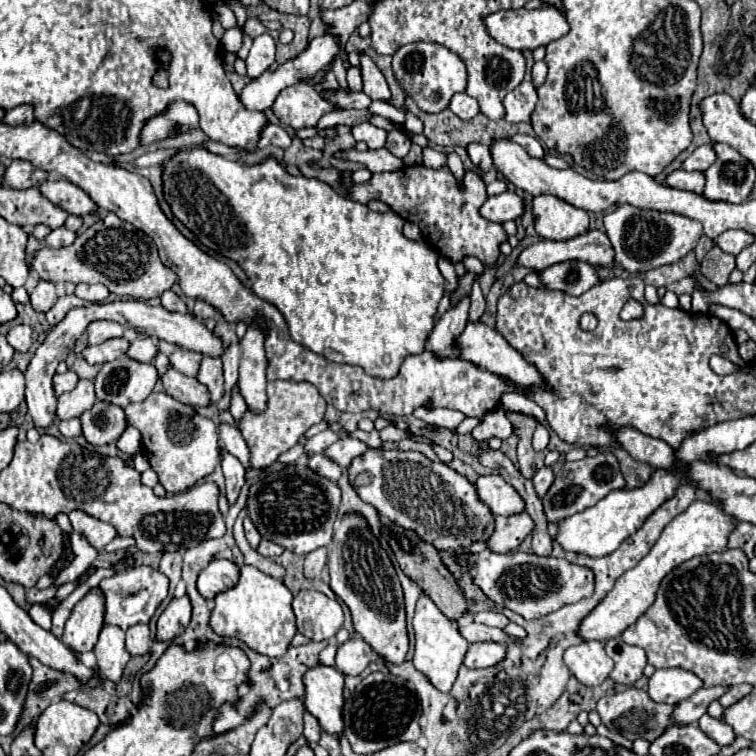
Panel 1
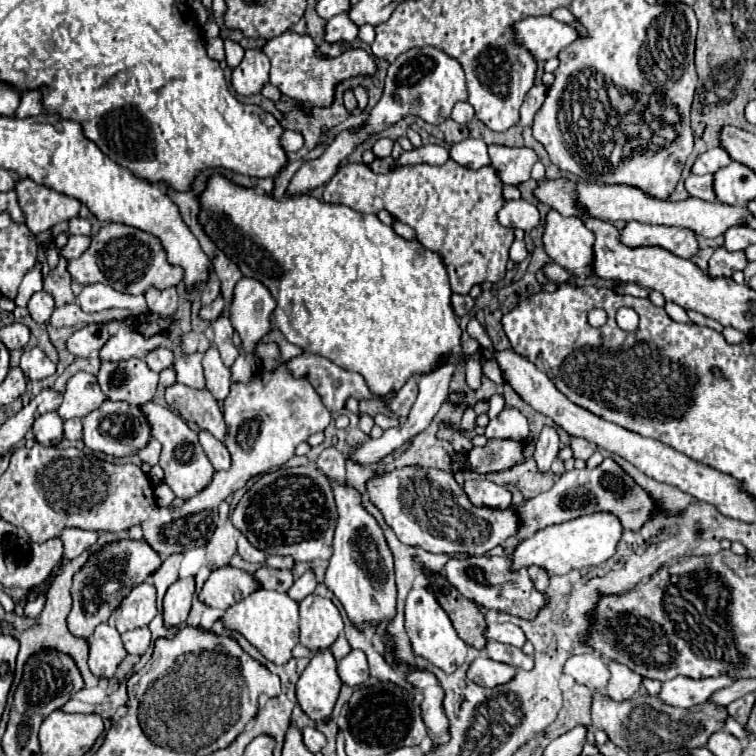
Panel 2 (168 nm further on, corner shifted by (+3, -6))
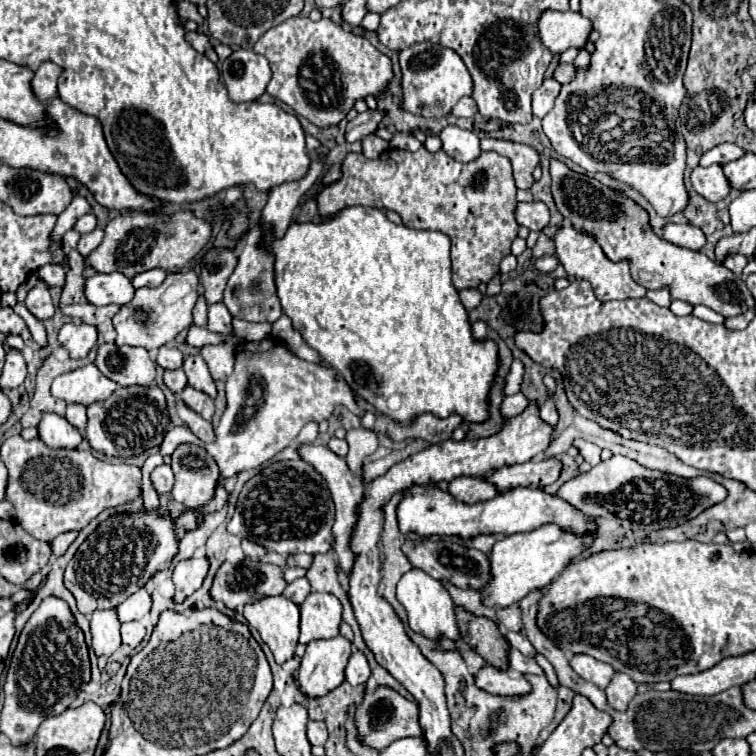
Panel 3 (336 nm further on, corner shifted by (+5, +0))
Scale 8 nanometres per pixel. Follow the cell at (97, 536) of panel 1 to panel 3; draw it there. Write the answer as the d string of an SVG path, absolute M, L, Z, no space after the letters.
M66 531L66 533L60 533L60 535L52 541L54 555L64 555L76 537L78 537L78 531Z

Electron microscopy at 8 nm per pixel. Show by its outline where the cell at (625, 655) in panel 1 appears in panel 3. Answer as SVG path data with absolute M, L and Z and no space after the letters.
M616 673L610 681L610 685L606 687L608 703L616 711L624 711L624 707L628 707L628 703L632 701L634 695L636 695L636 683L626 673Z

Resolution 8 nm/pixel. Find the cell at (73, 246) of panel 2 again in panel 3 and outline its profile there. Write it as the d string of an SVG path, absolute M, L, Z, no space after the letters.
M94 229L94 231L90 231L90 233L80 235L80 241L78 241L78 245L76 245L76 251L78 251L82 257L86 257L88 253L92 253L92 251L102 243L102 237L104 237L104 231L102 231L102 229Z

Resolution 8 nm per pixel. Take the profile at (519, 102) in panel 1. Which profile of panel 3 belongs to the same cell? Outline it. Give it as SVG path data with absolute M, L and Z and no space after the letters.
M544 79L544 83L532 93L532 113L542 119L552 109L558 91L560 83L556 79Z

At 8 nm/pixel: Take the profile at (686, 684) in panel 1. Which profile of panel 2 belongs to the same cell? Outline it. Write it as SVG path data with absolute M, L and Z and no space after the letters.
M720 675L708 679L690 679L690 677L674 677L662 683L662 693L658 695L664 703L674 707L692 707L710 699L710 695L718 689L732 685L736 679Z

